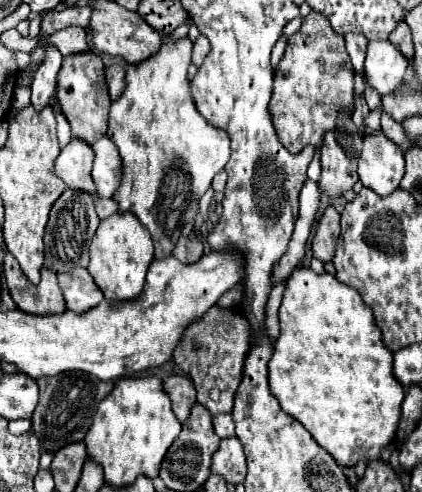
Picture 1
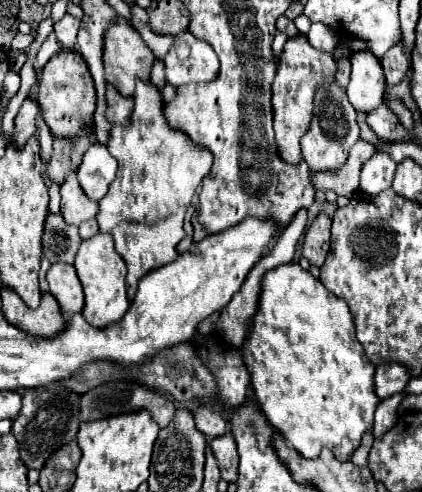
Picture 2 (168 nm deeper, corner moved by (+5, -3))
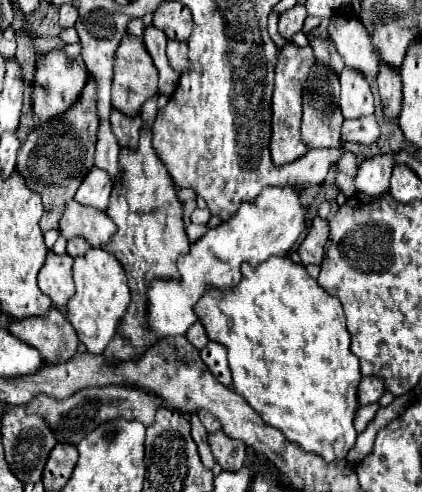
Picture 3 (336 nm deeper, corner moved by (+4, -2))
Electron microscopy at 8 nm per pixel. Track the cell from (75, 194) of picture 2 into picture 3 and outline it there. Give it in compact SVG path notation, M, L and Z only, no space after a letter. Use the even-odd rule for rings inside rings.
M75 201L67 203L67 209L61 217L61 235L65 239L83 237L95 249L107 245L115 231L117 225L107 217L105 211L83 207Z

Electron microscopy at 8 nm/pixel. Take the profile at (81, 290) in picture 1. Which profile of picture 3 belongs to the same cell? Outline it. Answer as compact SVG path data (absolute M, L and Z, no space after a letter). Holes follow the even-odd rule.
M49 253L45 265L39 271L37 277L39 289L53 301L55 307L67 305L69 297L73 297L75 293L71 267L73 267L73 259L67 253L65 255Z

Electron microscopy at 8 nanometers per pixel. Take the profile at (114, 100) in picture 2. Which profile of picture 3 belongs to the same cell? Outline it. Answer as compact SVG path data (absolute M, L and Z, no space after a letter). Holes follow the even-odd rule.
M111 111L111 131L117 137L119 147L125 149L137 149L139 131L141 131L141 115L127 117L119 111Z

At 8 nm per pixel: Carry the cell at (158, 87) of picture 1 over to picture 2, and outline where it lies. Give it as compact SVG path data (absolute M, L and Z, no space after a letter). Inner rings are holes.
M136 80L134 90L134 110L128 126L112 126L112 138L108 138L108 150L118 160L118 176L112 182L108 194L100 200L100 210L96 220L100 224L100 232L110 232L116 244L118 254L124 258L128 266L126 282L128 296L134 298L138 280L150 270L170 264L176 260L176 244L184 238L184 216L190 206L190 200L198 188L198 184L212 170L212 152L196 146L192 138L188 138L182 130L168 126L164 118L164 98L162 92L150 80Z

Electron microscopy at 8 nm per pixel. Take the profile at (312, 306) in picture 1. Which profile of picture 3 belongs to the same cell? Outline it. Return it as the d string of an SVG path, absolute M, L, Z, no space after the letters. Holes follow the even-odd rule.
M269 257L267 261L263 261L261 265L257 265L255 269L245 263L243 269L243 279L237 287L229 287L229 289L207 289L203 293L203 297L199 299L197 303L197 317L199 321L203 323L205 327L205 333L211 341L215 343L221 343L223 347L227 347L227 359L229 359L229 369L233 373L233 391L239 393L261 417L267 425L279 429L287 441L291 443L297 443L301 449L305 449L307 453L315 453L315 455L321 455L325 461L333 461L335 453L333 453L333 443L337 437L345 437L345 445L347 447L353 447L355 445L355 439L357 439L357 433L355 433L355 427L353 427L353 417L355 417L355 411L359 409L359 403L357 403L357 385L361 381L361 371L359 371L359 361L357 357L353 357L349 345L351 345L351 335L347 333L345 329L345 313L343 313L343 305L341 301L337 301L337 297L325 293L325 289L321 289L317 285L317 281L313 277L309 277L309 273L305 271L303 265L299 263L293 263L289 257Z

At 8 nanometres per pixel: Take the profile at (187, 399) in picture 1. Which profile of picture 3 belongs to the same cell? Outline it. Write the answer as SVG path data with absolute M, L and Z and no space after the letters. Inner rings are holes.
M123 385L81 389L81 391L73 393L71 397L67 397L65 401L57 401L57 399L51 399L51 397L45 397L45 395L37 395L37 397L33 397L33 401L29 401L25 405L25 409L29 409L29 413L37 413L37 415L45 417L47 425L53 429L59 443L71 443L71 445L77 445L81 441L81 435L87 437L101 423L105 423L109 419L117 419L117 417L137 419L145 427L149 427L155 419L157 407L159 407L159 401L155 397L141 393L135 399L133 387L123 387Z

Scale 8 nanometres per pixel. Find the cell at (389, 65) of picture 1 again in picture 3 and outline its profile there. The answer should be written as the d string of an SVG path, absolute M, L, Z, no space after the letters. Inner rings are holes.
M345 67L339 75L339 109L345 119L359 119L373 113L373 93L361 71Z

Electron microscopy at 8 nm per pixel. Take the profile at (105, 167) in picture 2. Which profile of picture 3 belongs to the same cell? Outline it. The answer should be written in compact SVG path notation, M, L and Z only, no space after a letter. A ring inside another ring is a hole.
M93 169L81 183L81 187L77 189L75 193L75 201L79 205L85 205L85 207L95 207L95 209L101 209L105 211L107 209L107 203L109 203L109 195L111 195L111 189L113 189L113 183L109 179L109 175L101 169Z

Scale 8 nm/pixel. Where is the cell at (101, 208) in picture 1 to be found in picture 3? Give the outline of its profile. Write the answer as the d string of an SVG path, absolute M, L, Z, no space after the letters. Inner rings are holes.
M75 237L75 239L71 239L71 241L67 243L67 253L69 253L73 259L79 257L79 255L85 255L87 249L89 249L89 243L85 243L81 237Z

